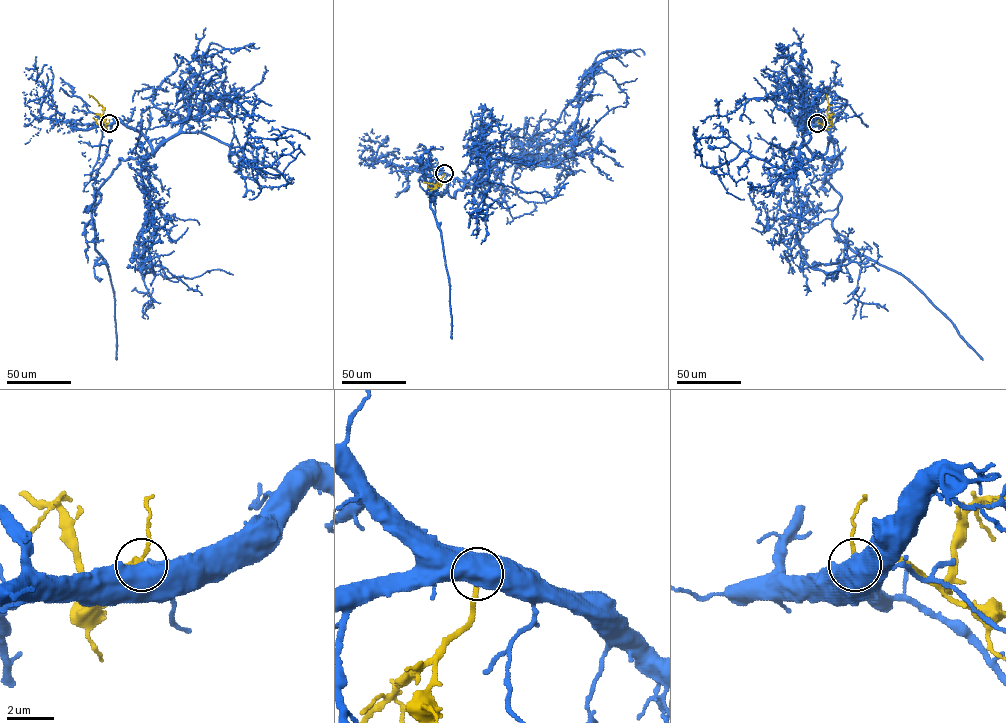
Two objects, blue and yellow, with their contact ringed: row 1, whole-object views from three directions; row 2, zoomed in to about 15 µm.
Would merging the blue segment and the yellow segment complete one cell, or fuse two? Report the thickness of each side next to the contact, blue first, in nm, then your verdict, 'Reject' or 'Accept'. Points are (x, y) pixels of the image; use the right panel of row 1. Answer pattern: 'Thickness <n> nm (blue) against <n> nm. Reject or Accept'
Thickness 700 nm (blue) against 180 nm. Accept

